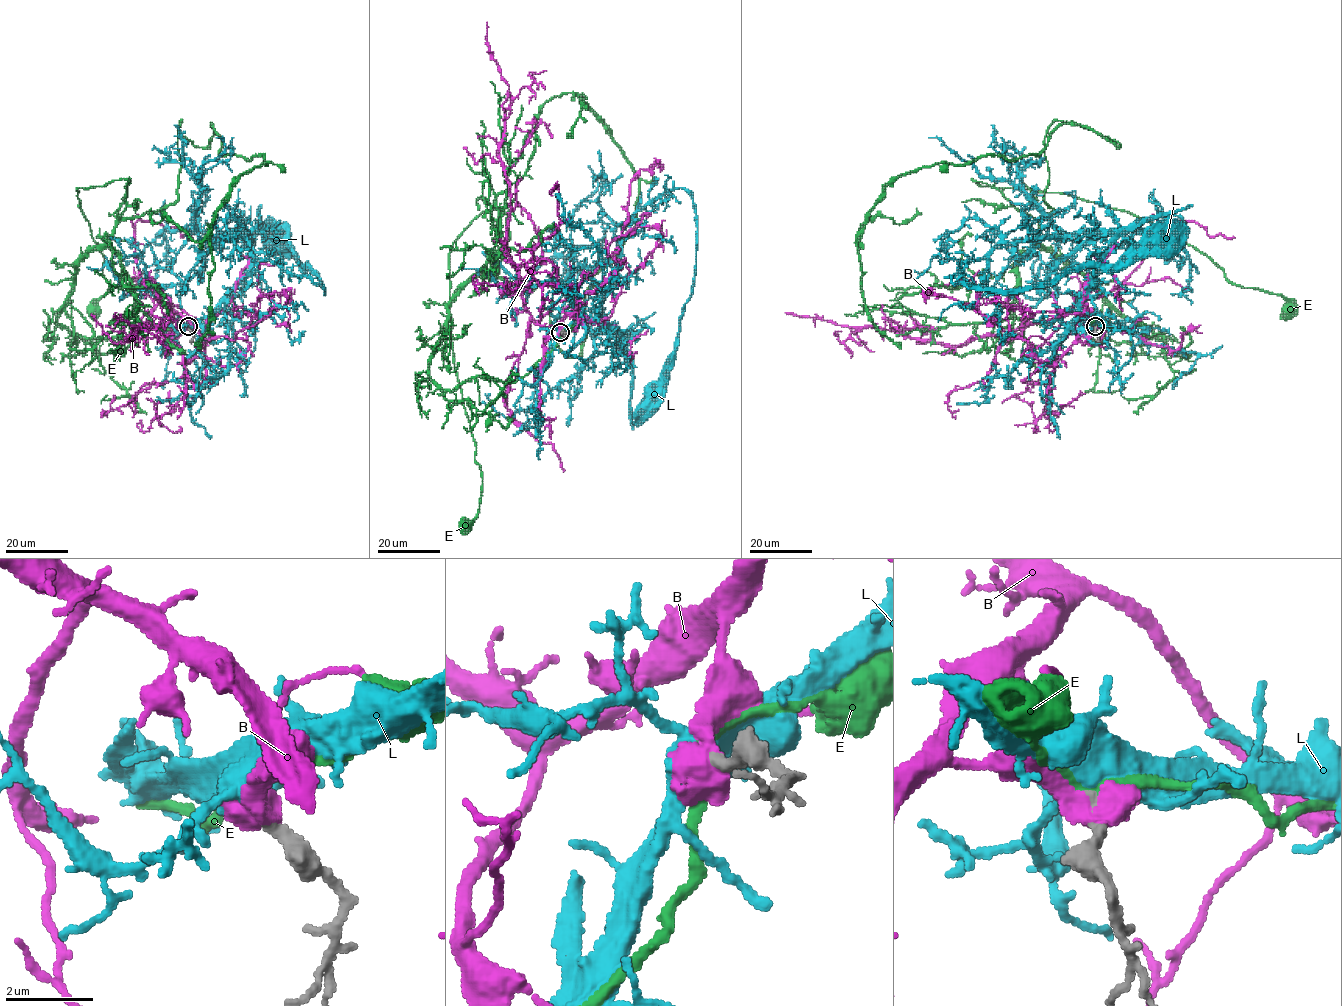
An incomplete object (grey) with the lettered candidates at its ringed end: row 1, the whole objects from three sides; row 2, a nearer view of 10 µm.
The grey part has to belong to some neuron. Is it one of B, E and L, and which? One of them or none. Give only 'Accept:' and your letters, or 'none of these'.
Accept: L

